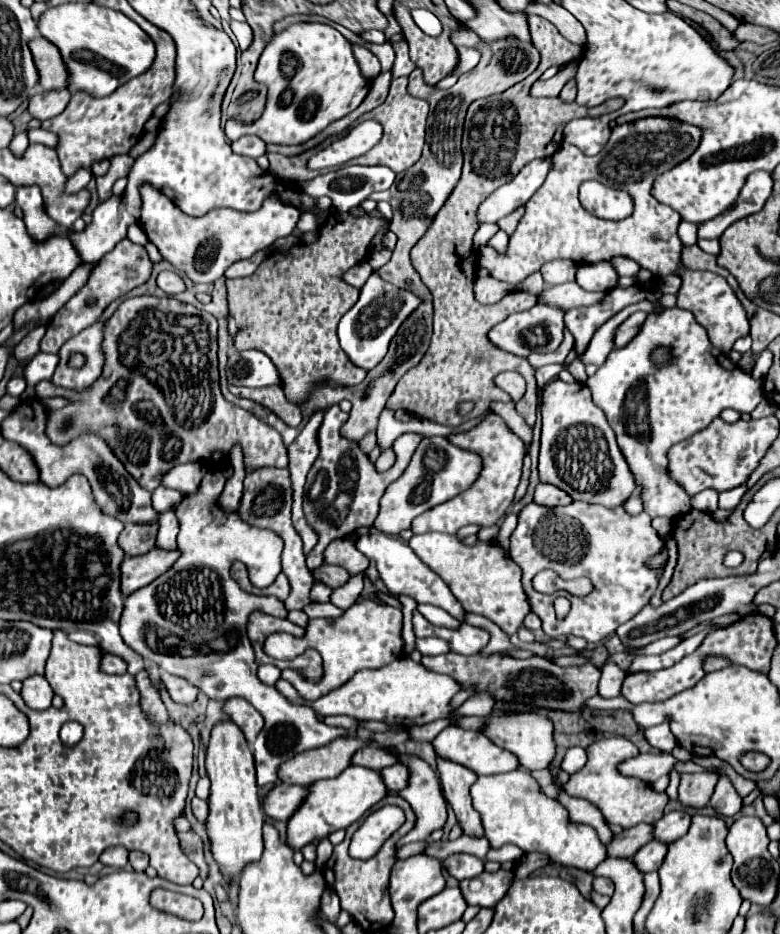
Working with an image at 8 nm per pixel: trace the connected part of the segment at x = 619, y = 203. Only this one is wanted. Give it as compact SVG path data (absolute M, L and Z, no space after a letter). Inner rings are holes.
M585 181L579 187L581 205L591 211L591 215L607 221L621 221L633 213L633 201L627 191L607 187L599 181Z

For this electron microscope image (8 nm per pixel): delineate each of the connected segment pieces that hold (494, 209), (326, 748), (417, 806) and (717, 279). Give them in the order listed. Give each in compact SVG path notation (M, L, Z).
M549 157L547 159L535 159L531 163L523 167L523 173L519 173L513 181L501 185L499 189L495 189L481 205L479 205L479 223L497 223L501 217L507 217L509 213L513 213L515 209L523 207L531 195L543 185L546 176L551 168L552 159Z
M359 727L355 729L353 733L349 735L343 735L343 737L337 737L333 739L331 743L319 747L319 749L311 749L311 751L303 751L299 755L295 755L293 759L285 761L279 769L279 779L283 783L295 783L295 785L311 785L315 781L321 781L321 779L331 779L331 777L337 777L339 773L343 773L343 769L347 769L351 765L351 757L355 751L359 751L363 745L371 745L371 743L379 743L383 747L389 747L389 745L395 745L395 747L403 747L403 743L407 741L407 733L395 733L395 731L387 731L387 733L377 733L377 731L371 731L371 729L365 729L365 727Z
M403 755L401 763L409 767L409 785L399 793L415 811L415 827L401 839L401 845L423 841L435 829L441 829L447 821L447 805L441 795L437 773L419 757Z
M679 261L677 275L683 279L683 289L681 289L681 293L677 293L677 307L689 309L695 315L697 323L705 327L711 345L715 345L723 353L729 353L733 343L739 337L749 335L749 321L747 321L747 313L745 313L741 301L733 293L733 289L725 281L725 277L721 277L717 273L711 273L711 271L693 271L693 269L687 269Z

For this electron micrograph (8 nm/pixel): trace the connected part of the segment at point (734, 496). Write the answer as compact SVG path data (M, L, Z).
M741 485L741 487L735 487L735 489L731 489L731 491L721 493L721 495L719 495L719 509L733 509L733 507L737 507L737 503L741 501L745 489L747 489L747 487Z

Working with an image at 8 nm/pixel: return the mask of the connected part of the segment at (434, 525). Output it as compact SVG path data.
M489 415L481 425L477 425L469 433L451 435L449 441L463 449L479 453L483 459L483 471L481 471L479 479L467 491L463 491L457 497L453 497L451 501L437 505L437 507L429 509L427 513L421 513L419 517L415 517L413 527L411 527L413 533L429 533L429 531L457 533L461 527L471 525L471 523L491 527L507 513L507 507L513 503L515 489L521 479L523 457L525 457L527 449L525 449L525 443L519 441L519 437L515 437L515 433L511 433L507 429L507 425L503 423L501 417Z

